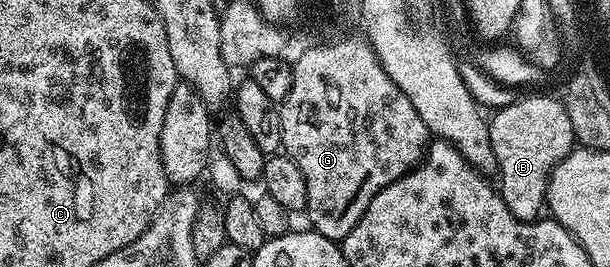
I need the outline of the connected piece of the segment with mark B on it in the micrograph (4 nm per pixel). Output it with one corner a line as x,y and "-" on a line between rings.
523,97
504,109
499,109
489,117
489,139
493,143
493,155
497,155
499,172
497,174
497,188
503,195
503,201
522,221
535,221
544,212
547,200
547,184
551,173
576,148
577,142
573,123
569,123
566,104
555,97

